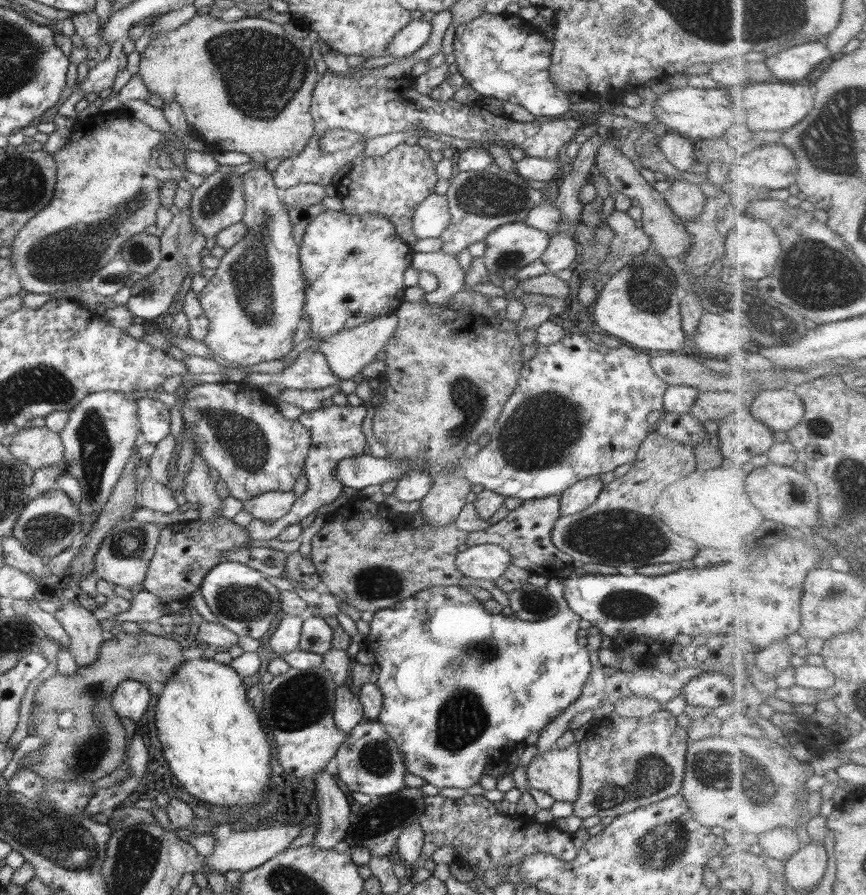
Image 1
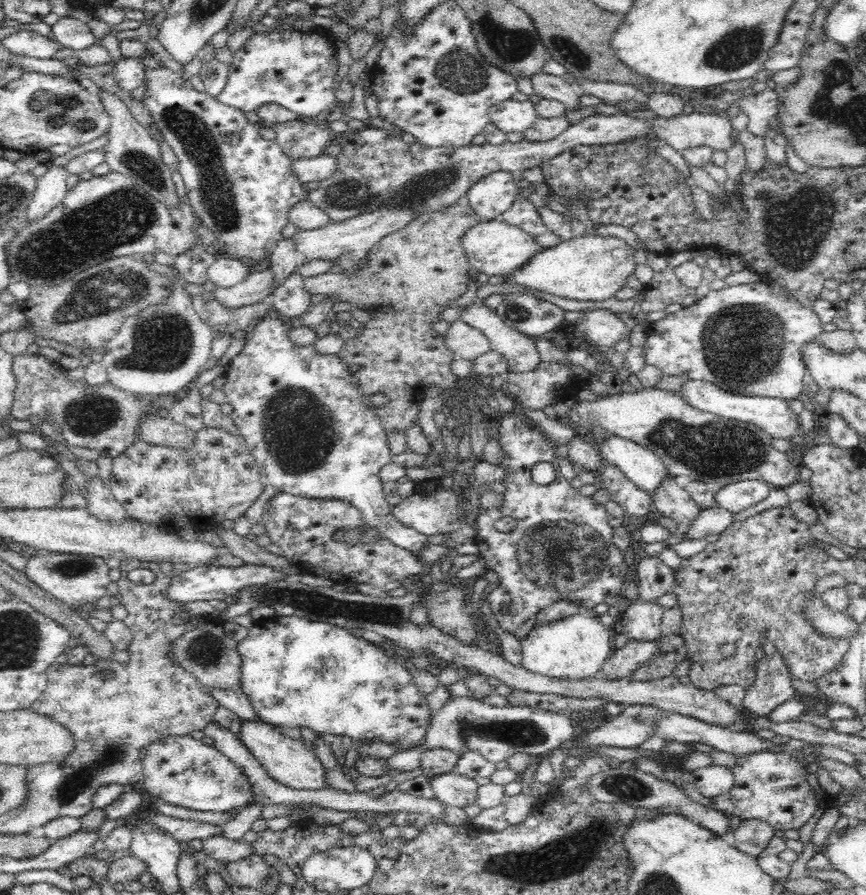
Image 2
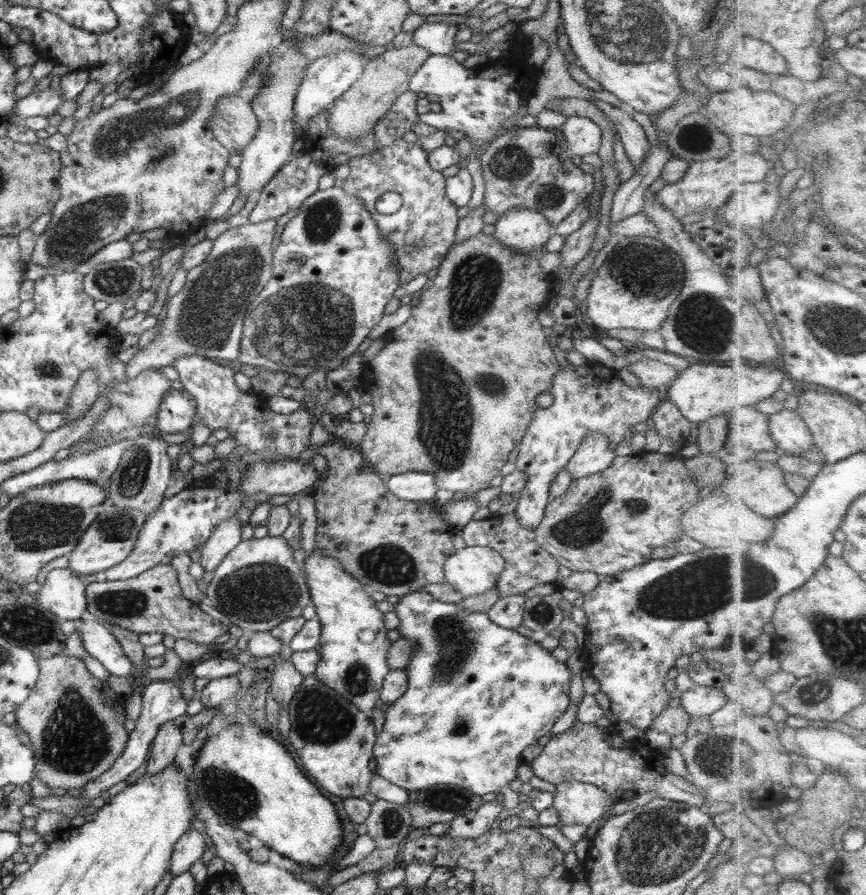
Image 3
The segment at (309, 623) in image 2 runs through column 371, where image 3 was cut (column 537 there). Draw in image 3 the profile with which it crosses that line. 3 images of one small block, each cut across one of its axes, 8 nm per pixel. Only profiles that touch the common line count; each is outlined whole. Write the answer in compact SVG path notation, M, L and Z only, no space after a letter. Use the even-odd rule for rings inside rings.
M424 590L402 595L396 607L394 607L394 611L400 618L398 632L400 632L402 638L413 643L413 650L410 651L412 654L410 655L410 661L404 668L406 674L408 674L406 691L398 700L384 707L385 720L374 745L374 760L376 760L376 769L374 770L382 778L407 791L422 790L434 785L462 786L462 788L466 788L472 794L480 797L483 794L490 794L490 792L500 792L500 794L503 794L501 799L504 808L508 810L516 808L520 803L520 795L510 789L508 784L511 780L516 779L518 767L526 762L522 757L522 751L528 748L530 744L536 744L538 738L542 738L542 736L551 732L556 720L570 706L568 690L570 690L570 680L573 675L570 668L566 663L558 662L551 652L548 652L546 648L542 648L539 642L530 637L522 636L516 629L510 630L492 622L487 612L468 612L456 603L439 601Z

